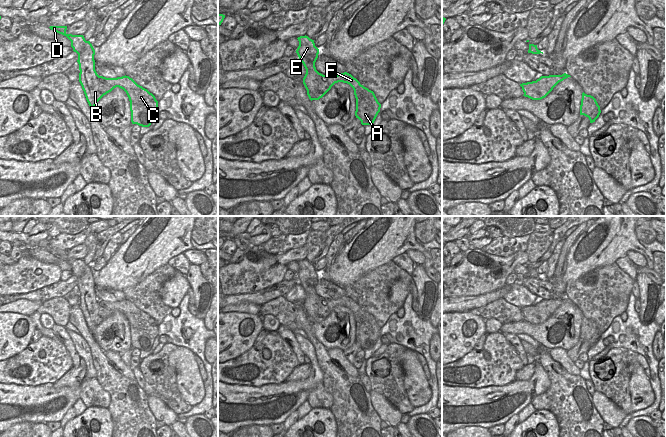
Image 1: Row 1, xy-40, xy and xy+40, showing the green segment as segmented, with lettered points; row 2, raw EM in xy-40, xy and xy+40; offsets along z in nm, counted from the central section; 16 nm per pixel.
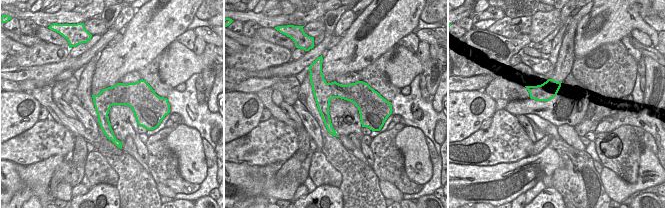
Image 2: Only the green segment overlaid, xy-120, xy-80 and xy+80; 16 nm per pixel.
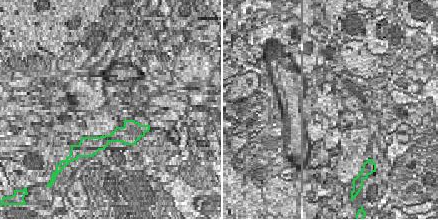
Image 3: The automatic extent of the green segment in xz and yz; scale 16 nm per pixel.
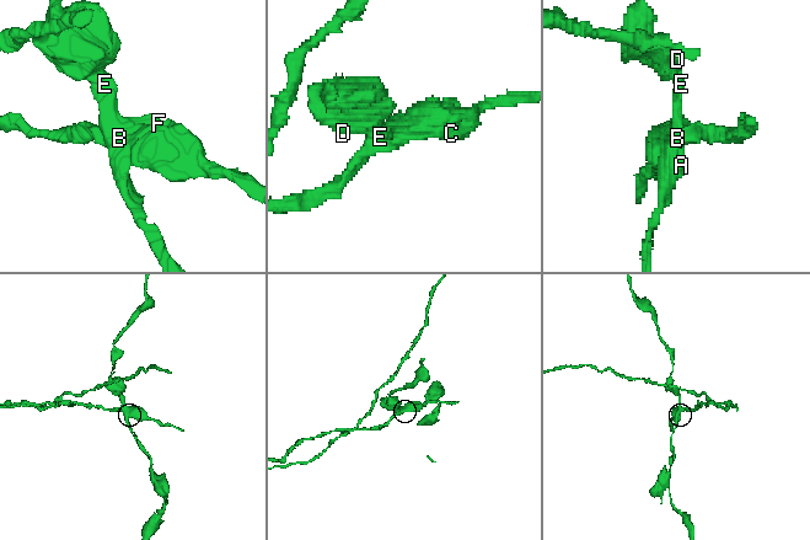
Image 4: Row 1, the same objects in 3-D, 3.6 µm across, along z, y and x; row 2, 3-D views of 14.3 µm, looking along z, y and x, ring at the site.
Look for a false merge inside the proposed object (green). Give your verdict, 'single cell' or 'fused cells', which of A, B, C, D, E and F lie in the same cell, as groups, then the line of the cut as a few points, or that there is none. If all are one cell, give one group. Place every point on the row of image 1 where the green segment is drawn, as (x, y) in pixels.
fused cells | A C F / B D E | xy-40 (98, 76), (98, 79), (105, 85), (107, 92)

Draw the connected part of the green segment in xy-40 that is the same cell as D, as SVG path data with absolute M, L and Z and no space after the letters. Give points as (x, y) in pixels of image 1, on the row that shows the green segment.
M50 26L49 28L66 36L71 41L73 51L78 54L79 82L94 113L96 103L107 94L107 90L106 85L100 82L99 75L95 70L95 50L92 44L90 41L86 41L83 35L67 34L67 26Z

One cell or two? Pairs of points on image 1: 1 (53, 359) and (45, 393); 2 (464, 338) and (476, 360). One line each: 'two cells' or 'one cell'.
1: two cells
2: two cells

